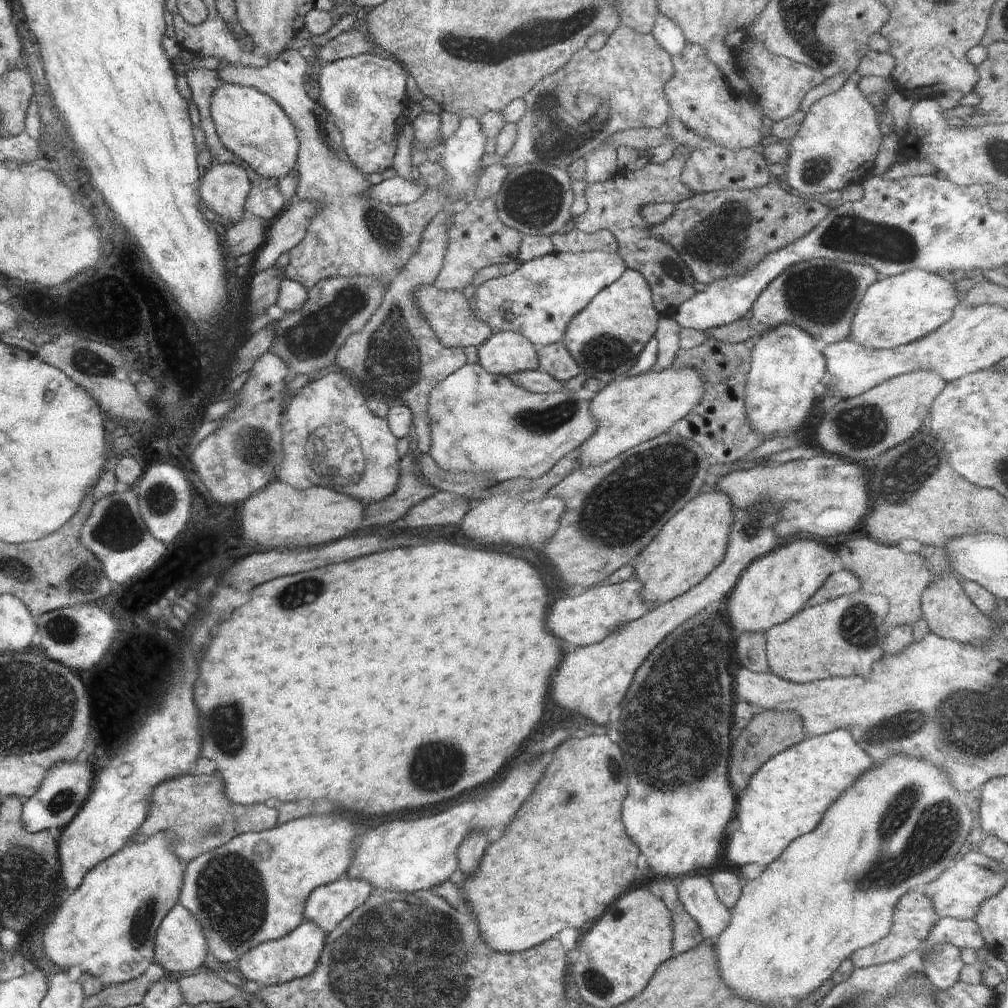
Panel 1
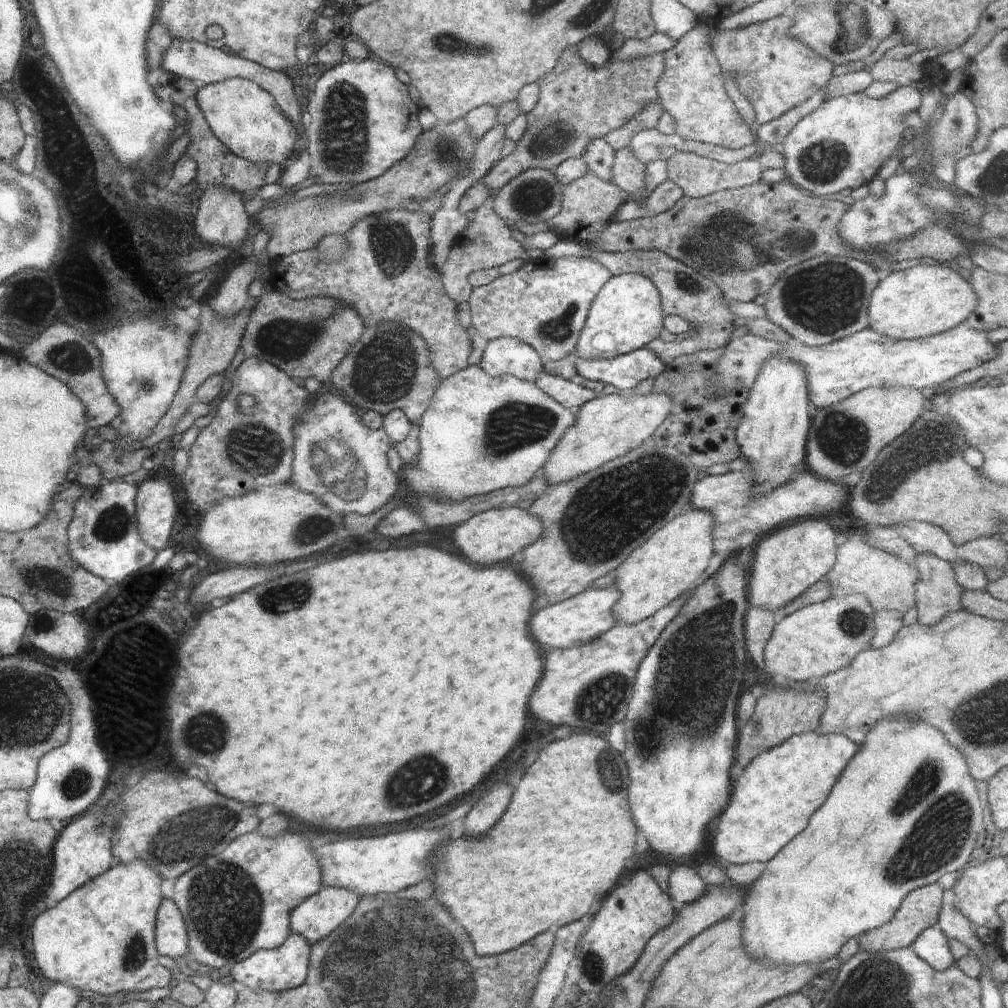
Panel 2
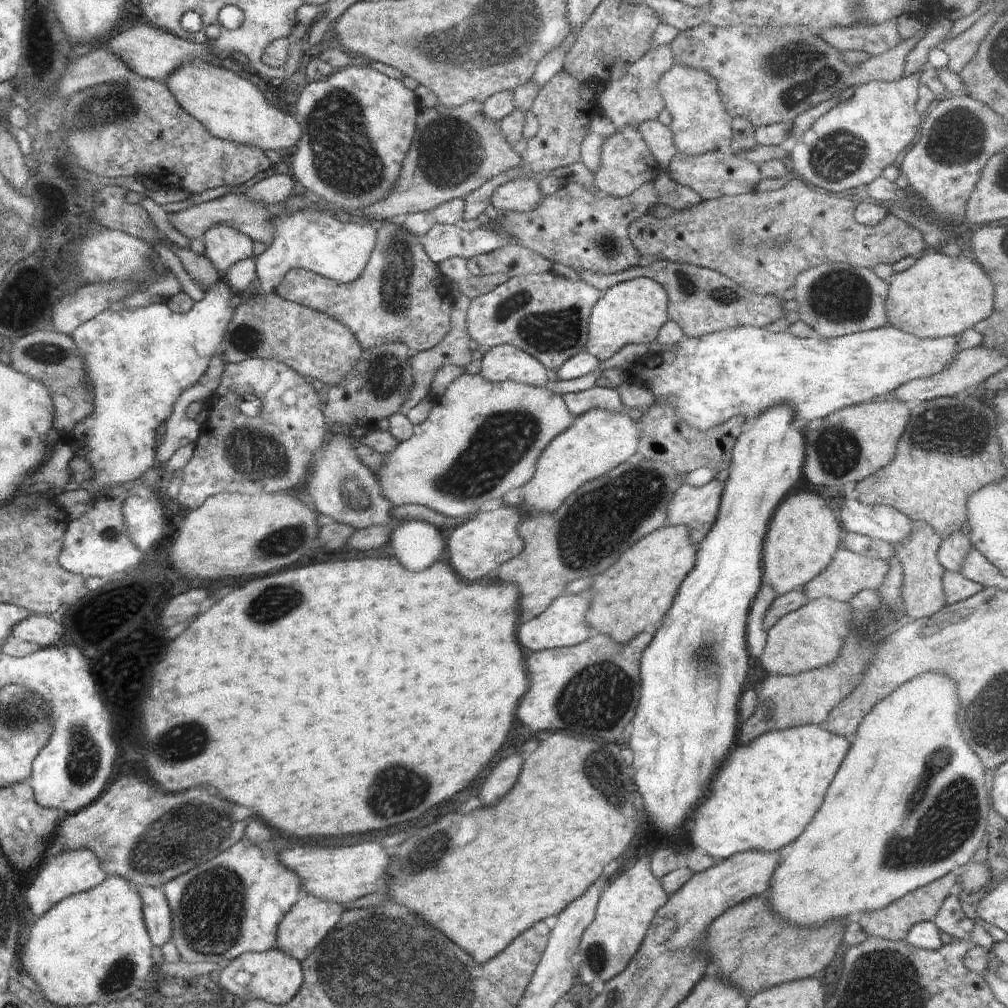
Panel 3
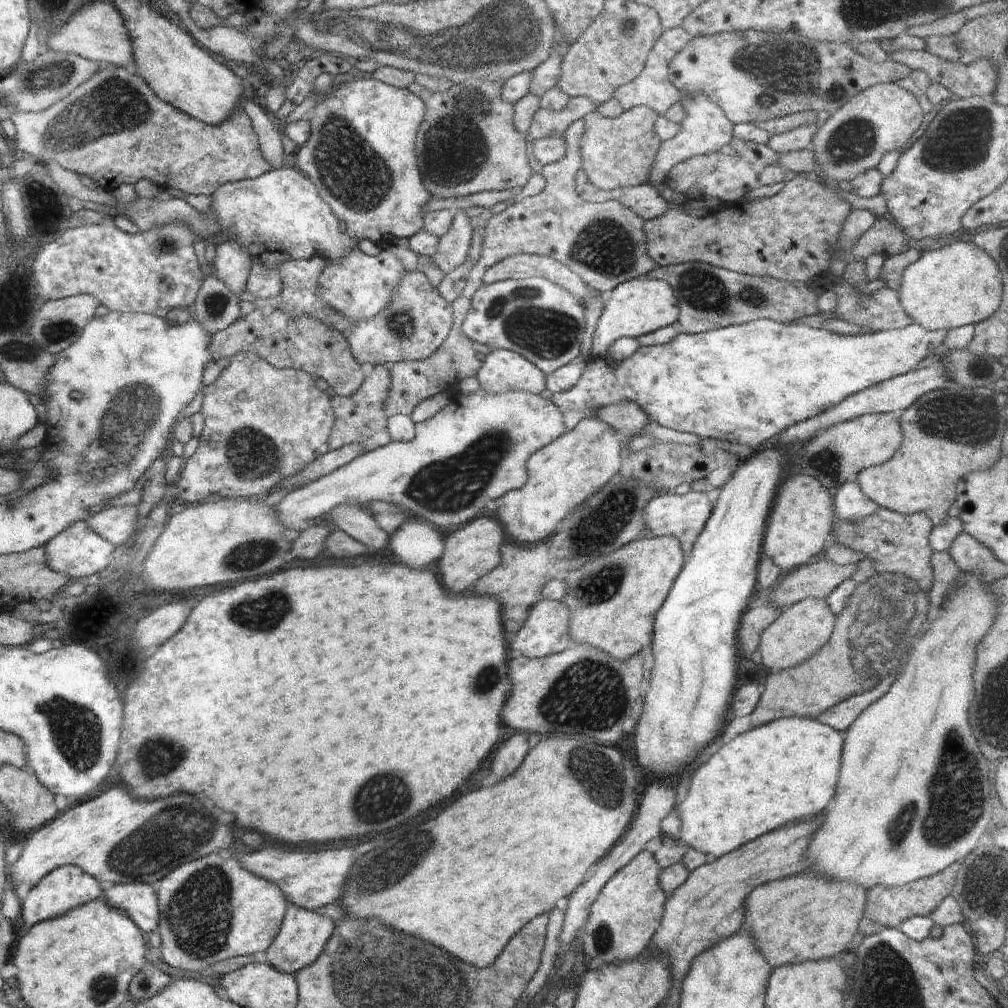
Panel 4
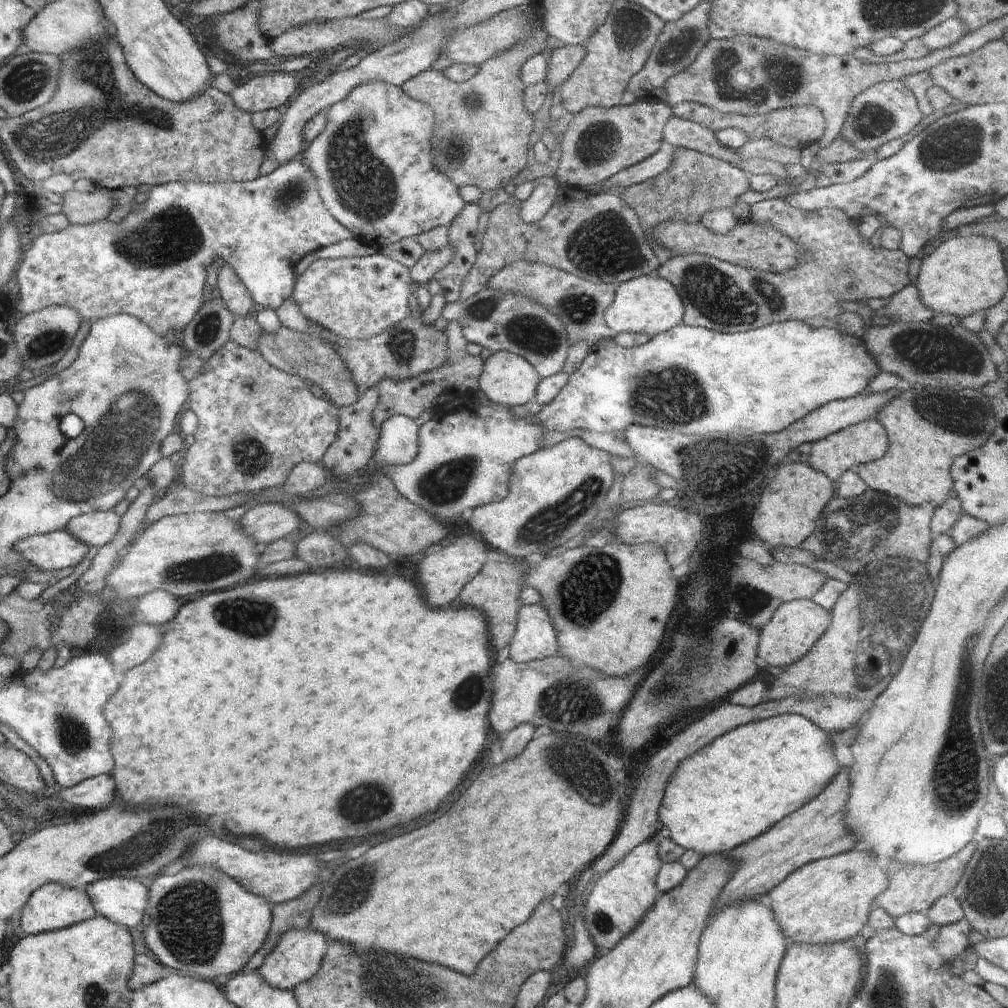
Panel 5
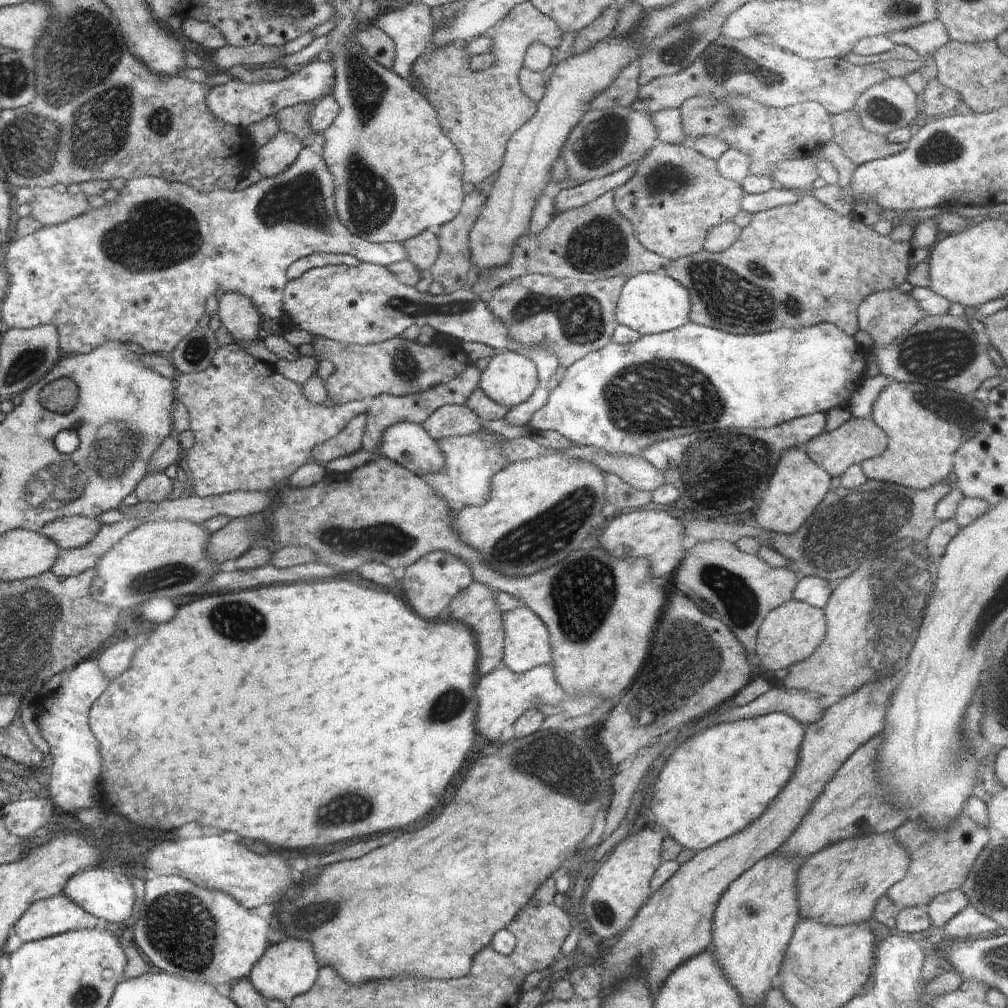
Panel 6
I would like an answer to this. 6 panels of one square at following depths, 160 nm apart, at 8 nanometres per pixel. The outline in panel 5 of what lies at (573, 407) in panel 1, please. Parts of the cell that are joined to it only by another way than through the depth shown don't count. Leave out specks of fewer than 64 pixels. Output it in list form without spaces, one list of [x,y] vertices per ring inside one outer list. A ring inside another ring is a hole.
[[[476,404],[474,408],[444,414],[420,424],[416,458],[407,465],[378,467],[388,475],[413,505],[427,510],[434,518],[455,521],[466,508],[497,503],[509,491],[511,468],[519,458],[540,446],[544,432],[537,425],[537,414],[525,419],[512,415],[510,408],[498,404]],[[260,503],[250,506],[247,512],[239,519],[239,525],[243,532],[261,547],[278,539],[300,535],[305,529],[302,520],[294,511],[278,503]]]

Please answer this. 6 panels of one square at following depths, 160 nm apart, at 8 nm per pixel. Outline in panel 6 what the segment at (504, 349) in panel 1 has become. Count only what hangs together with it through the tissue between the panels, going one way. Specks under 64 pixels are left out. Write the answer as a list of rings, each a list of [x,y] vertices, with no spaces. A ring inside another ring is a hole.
[[[516,351],[498,352],[480,373],[479,385],[486,396],[508,408],[526,402],[540,386],[531,358]]]

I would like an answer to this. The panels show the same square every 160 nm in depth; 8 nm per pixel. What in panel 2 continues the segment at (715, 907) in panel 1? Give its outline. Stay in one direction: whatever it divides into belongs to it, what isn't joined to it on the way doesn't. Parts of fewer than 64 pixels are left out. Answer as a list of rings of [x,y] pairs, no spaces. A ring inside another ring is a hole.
[[[678,866],[670,874],[668,889],[673,905],[682,908],[698,900],[708,890],[708,886],[697,874],[696,869]]]

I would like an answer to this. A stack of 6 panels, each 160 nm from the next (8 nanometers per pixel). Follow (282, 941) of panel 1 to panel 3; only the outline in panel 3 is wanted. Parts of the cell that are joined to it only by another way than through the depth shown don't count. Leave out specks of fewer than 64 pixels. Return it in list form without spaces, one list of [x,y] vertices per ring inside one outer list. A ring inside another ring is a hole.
[[[270,949],[263,953],[248,952],[242,953],[236,960],[232,960],[224,968],[216,973],[220,991],[227,995],[228,998],[238,996],[243,1001],[251,999],[262,999],[263,1001],[276,1005],[288,1005],[290,1001],[301,990],[304,984],[304,968],[301,962],[284,950]]]

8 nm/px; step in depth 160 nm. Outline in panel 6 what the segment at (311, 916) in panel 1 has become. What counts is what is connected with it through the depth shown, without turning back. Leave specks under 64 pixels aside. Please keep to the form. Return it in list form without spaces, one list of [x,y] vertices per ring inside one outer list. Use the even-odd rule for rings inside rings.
[[[288,937],[284,942],[268,946],[261,960],[253,966],[248,979],[262,996],[286,1003],[313,988],[320,975],[320,966],[310,941]]]

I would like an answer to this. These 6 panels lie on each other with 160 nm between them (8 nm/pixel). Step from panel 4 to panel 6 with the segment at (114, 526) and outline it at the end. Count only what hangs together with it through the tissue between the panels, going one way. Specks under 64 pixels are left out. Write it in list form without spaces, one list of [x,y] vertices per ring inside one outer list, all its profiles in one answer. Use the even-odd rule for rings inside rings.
[[[70,515],[50,521],[38,532],[57,543],[60,550],[75,549],[92,541],[101,526],[96,519]]]

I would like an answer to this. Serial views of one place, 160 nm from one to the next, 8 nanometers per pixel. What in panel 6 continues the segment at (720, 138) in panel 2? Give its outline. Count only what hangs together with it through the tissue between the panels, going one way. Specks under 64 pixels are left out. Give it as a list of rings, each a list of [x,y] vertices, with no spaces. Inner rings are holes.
[[[628,164],[619,171],[610,173],[599,179],[592,179],[585,183],[578,183],[577,186],[562,189],[559,194],[553,198],[555,202],[554,214],[559,215],[566,211],[583,207],[592,202],[595,198],[602,196],[609,190],[616,190],[622,183],[630,180],[635,174],[637,164]]]

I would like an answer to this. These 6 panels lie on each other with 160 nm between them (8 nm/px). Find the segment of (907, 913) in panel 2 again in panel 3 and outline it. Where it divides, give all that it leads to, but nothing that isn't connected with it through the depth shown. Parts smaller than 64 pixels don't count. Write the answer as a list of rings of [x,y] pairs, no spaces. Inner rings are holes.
[[[953,871],[948,872],[943,877],[939,877],[937,881],[925,884],[896,900],[890,902],[889,905],[883,906],[875,911],[864,911],[857,915],[856,920],[860,926],[869,934],[878,938],[890,940],[900,940],[911,929],[913,924],[922,921],[932,921],[936,913],[940,910],[942,903],[948,896],[957,892],[958,877]]]

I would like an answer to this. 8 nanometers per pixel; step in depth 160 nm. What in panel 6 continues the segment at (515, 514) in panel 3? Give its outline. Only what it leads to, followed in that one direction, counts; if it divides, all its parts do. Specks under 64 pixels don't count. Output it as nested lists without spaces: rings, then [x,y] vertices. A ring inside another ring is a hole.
[[[432,551],[406,567],[400,583],[408,596],[411,608],[422,618],[434,621],[434,618],[440,616],[440,612],[450,604],[450,601],[461,590],[468,588],[472,581],[471,568],[465,562],[447,552]]]

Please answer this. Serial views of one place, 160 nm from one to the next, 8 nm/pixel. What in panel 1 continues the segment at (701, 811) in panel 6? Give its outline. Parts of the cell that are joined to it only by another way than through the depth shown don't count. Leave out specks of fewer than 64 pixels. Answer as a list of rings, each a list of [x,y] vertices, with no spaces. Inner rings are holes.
[[[836,729],[823,735],[809,735],[798,744],[793,744],[790,748],[775,754],[760,766],[750,777],[746,788],[736,796],[737,808],[734,819],[738,828],[726,836],[728,840],[726,858],[732,864],[742,867],[769,865],[795,838],[814,830],[826,809],[829,809],[829,806],[872,765],[873,760],[854,740],[853,734],[846,729]]]

